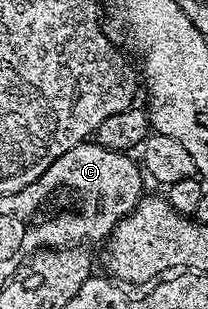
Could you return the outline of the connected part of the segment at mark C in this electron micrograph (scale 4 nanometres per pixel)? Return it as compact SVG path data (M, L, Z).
M97 144L77 146L68 152L64 152L64 156L56 159L36 181L28 184L28 188L24 188L20 193L16 194L16 200L22 200L22 212L28 214L42 202L42 198L50 190L54 190L58 184L62 184L66 180L66 184L70 184L72 190L78 190L80 196L90 194L92 198L106 198L106 206L114 206L114 198L118 198L118 211L126 215L133 209L135 202L143 193L142 178L144 179L139 163L135 159L134 163L129 158L130 156L126 152L105 150Z

